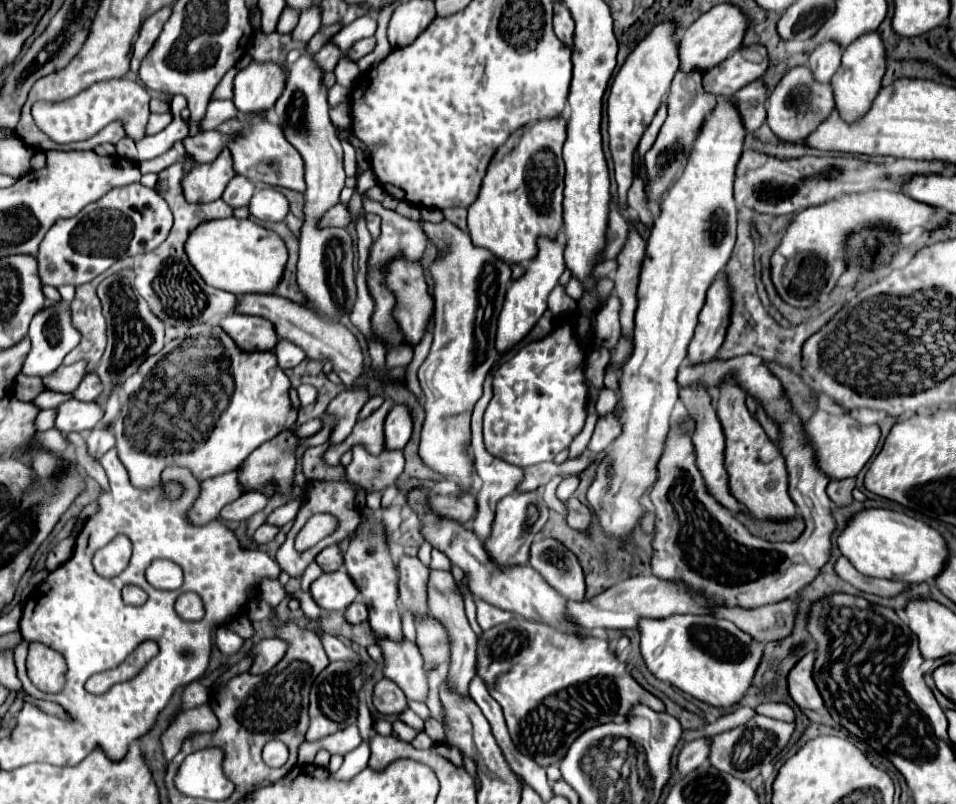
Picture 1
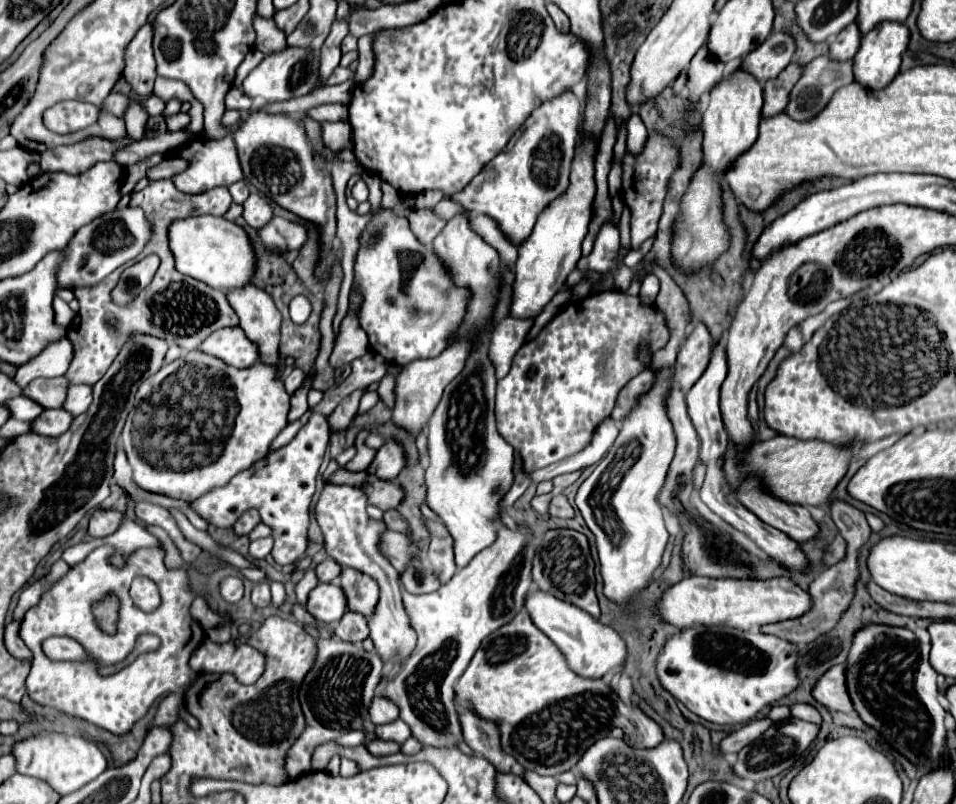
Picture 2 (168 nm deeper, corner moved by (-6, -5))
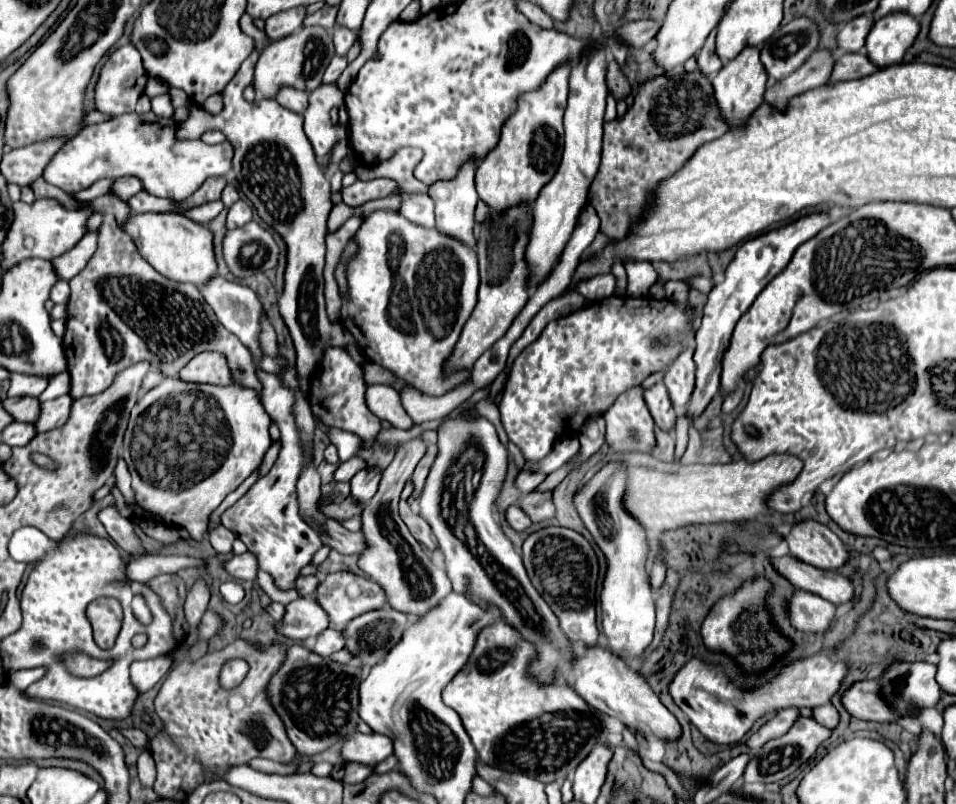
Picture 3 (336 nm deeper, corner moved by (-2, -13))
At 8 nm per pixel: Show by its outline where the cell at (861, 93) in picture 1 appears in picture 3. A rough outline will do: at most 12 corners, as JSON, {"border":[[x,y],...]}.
{"border":[[885,15],[871,27],[865,53],[879,69],[899,65],[919,23]]}

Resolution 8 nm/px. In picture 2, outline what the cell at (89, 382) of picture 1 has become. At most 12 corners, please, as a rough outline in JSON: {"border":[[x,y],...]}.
{"border":[[71,385],[65,411],[73,417],[85,413],[93,391],[89,385]]}

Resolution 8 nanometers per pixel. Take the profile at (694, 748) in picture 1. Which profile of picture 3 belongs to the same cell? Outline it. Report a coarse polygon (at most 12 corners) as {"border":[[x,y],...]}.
{"border":[[783,709],[747,741],[759,751],[789,731],[799,709]]}

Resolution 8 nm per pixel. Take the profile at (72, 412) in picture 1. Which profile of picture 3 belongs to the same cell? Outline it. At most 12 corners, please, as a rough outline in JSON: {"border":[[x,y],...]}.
{"border":[[11,423],[1,441],[15,447],[35,439],[33,423]]}

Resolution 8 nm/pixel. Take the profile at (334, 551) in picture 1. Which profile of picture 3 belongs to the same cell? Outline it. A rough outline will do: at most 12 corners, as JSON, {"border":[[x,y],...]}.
{"border":[[317,575],[299,577],[295,587],[301,597],[315,595]]}

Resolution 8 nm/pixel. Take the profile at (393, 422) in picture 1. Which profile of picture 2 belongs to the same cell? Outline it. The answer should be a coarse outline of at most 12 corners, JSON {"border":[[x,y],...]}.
{"border":[[387,441],[367,473],[391,481],[405,467],[403,447]]}

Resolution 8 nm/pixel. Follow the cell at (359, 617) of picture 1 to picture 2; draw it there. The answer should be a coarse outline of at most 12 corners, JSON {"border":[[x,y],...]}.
{"border":[[347,611],[333,629],[341,641],[357,643],[369,637],[367,619]]}

